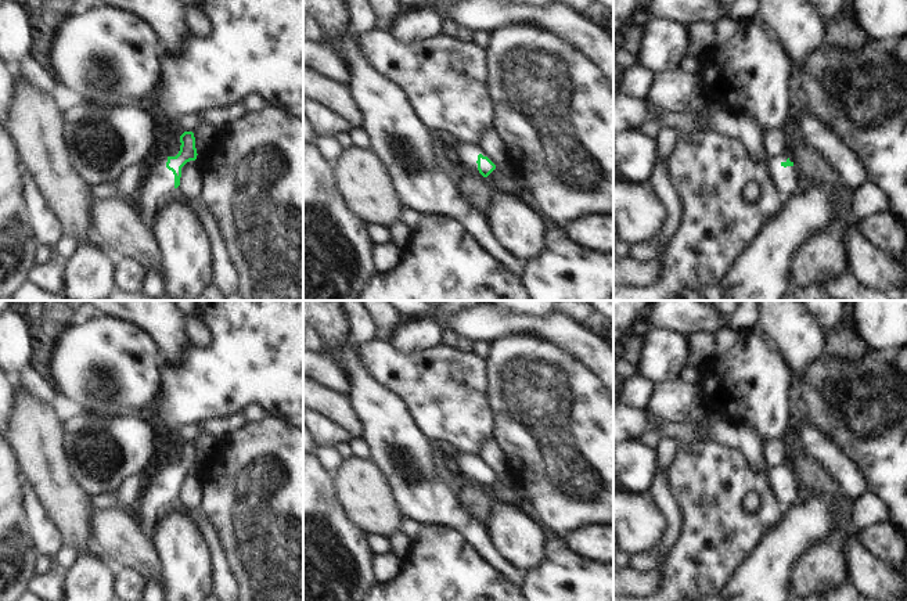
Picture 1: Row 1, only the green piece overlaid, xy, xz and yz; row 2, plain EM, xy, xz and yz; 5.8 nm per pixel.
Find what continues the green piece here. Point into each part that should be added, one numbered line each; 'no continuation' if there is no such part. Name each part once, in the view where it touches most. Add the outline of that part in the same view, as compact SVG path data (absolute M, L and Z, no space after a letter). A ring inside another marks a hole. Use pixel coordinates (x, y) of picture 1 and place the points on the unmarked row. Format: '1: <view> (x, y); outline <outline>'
1: xy (158, 495); outline M163 467L156 476L143 489L138 499L140 507L136 514L140 530L152 537L158 519L166 508L174 503L174 485L166 478L168 467Z

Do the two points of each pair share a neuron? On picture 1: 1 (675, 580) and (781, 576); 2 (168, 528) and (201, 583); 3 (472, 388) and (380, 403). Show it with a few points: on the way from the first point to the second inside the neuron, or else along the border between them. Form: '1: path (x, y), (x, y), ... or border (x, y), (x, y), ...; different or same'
1: border (749, 554), (723, 586); different
2: path (179, 542), (187, 569); same
3: border (375, 380), (398, 396), (418, 428); different

